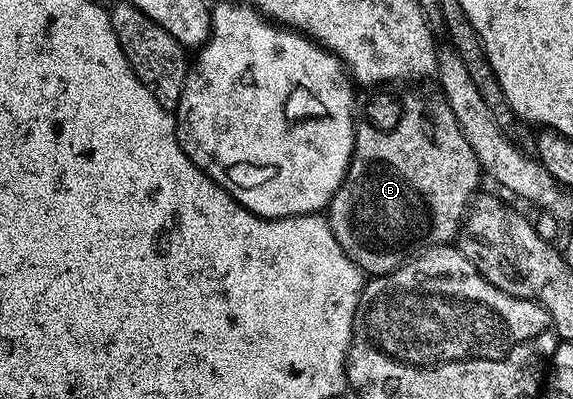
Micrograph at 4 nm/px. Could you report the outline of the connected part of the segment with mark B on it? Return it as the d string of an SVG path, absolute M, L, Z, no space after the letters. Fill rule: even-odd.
M379 93L355 113L355 146L325 216L337 243L360 271L367 275L391 273L416 251L458 238L459 227L476 196L479 177L477 155L461 135L461 127L457 127L446 101L430 101L415 93Z

